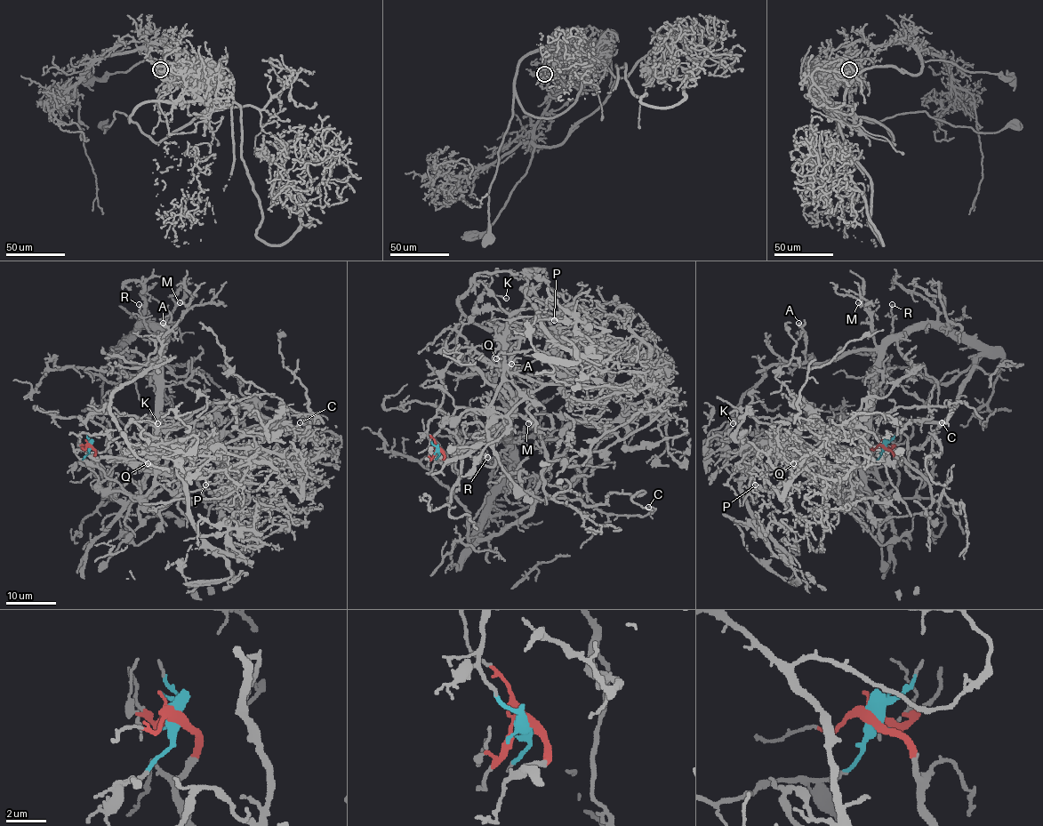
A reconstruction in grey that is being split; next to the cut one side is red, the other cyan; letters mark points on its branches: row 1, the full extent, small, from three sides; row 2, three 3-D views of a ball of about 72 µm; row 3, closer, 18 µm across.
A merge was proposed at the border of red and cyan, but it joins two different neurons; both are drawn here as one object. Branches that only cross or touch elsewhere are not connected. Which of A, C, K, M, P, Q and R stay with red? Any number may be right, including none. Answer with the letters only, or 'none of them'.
A, C, M, R

